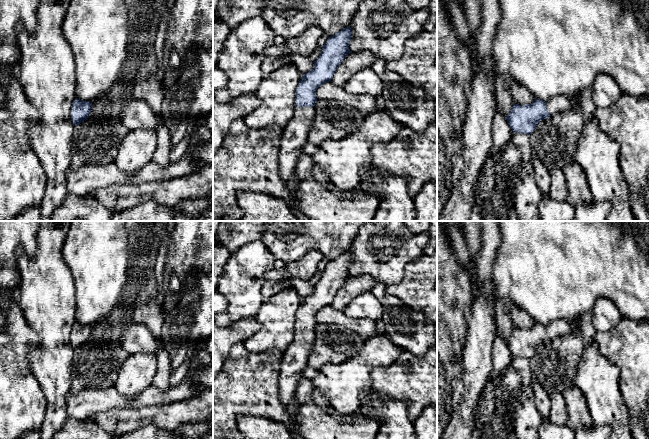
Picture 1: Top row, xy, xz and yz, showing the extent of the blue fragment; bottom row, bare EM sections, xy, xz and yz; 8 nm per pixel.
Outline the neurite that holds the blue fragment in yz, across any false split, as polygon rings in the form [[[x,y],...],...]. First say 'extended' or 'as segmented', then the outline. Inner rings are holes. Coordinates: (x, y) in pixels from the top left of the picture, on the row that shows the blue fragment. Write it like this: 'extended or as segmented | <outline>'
extended | [[[579,94],[560,95],[546,102],[535,98],[531,104],[513,104],[505,118],[513,133],[530,135],[541,120],[554,116],[559,112],[571,110],[579,100]]]

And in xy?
as segmented | [[[75,98],[71,105],[71,121],[72,123],[77,126],[91,113],[92,103],[88,101],[82,101],[78,98]]]

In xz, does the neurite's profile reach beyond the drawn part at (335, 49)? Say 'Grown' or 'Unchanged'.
Grown

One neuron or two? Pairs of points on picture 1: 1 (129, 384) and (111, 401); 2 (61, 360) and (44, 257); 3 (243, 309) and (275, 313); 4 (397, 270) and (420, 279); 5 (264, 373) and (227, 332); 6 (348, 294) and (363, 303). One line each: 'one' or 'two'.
1: two
2: one
3: two
4: two
5: two
6: two

